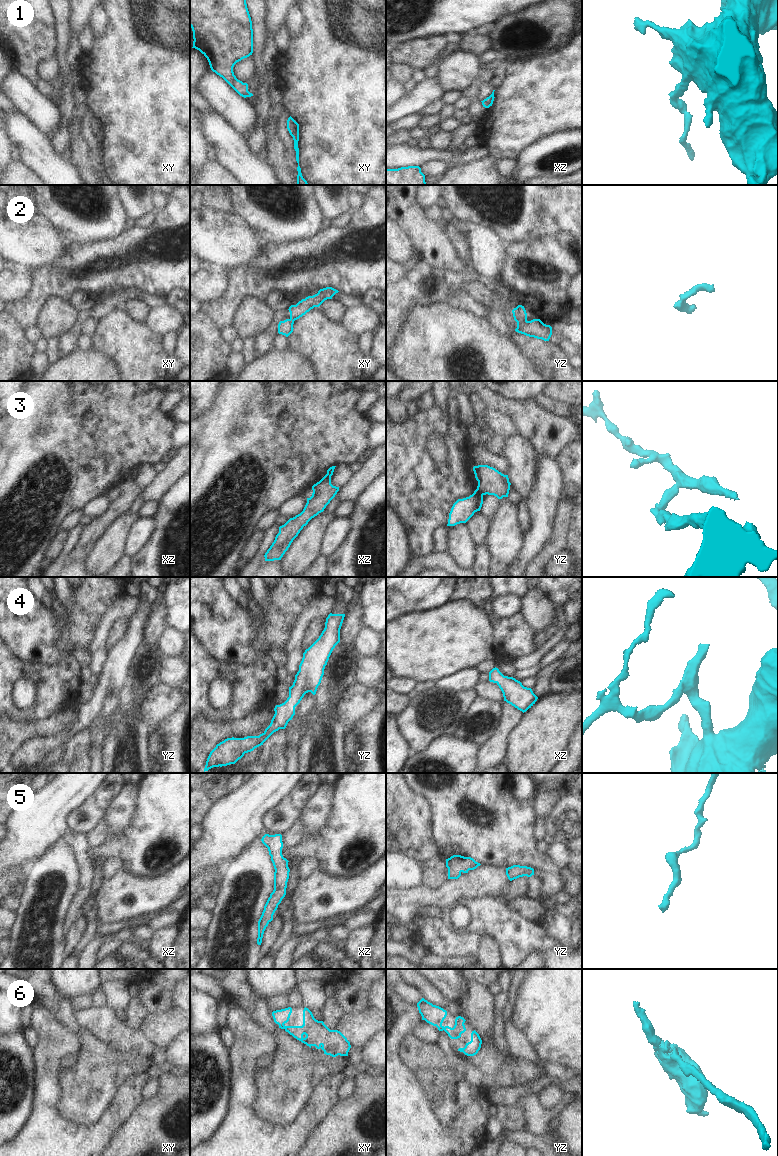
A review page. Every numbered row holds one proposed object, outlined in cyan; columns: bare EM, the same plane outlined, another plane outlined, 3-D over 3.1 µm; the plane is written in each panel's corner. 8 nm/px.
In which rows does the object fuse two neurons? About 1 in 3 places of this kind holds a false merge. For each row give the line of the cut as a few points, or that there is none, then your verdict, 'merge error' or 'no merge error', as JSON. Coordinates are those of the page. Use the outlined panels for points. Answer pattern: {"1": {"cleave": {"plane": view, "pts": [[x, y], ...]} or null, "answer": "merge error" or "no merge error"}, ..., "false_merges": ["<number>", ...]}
{"1": {"cleave": {"plane": "xy", "pts": [[294, 140], [297, 141]]}, "answer": "merge error"}, "2": {"cleave": {"plane": "yz", "pts": [[526, 319], [516, 321]]}, "answer": "merge error"}, "3": {"cleave": {"plane": "yz", "pts": [[476, 489], [482, 495]]}, "answer": "merge error"}, "4": {"cleave": null, "answer": "no merge error"}, "5": {"cleave": null, "answer": "no merge error"}, "6": {"cleave": null, "answer": "no merge error"}, "false_merges": ["1", "2", "3"]}

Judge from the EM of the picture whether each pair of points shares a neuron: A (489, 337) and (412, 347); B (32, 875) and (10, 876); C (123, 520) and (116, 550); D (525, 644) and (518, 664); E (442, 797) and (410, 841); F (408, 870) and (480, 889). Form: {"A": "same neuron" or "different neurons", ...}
{"A": "same neuron", "B": "different neurons", "C": "same neuron", "D": "different neurons", "E": "different neurons", "F": "different neurons"}

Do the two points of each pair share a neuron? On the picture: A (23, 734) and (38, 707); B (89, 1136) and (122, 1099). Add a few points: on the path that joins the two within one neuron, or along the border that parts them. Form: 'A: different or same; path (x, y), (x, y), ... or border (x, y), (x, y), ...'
A: different; border (53, 715), (41, 720), (18, 721), (10, 719)
B: same; path (99, 1130), (120, 1109)

